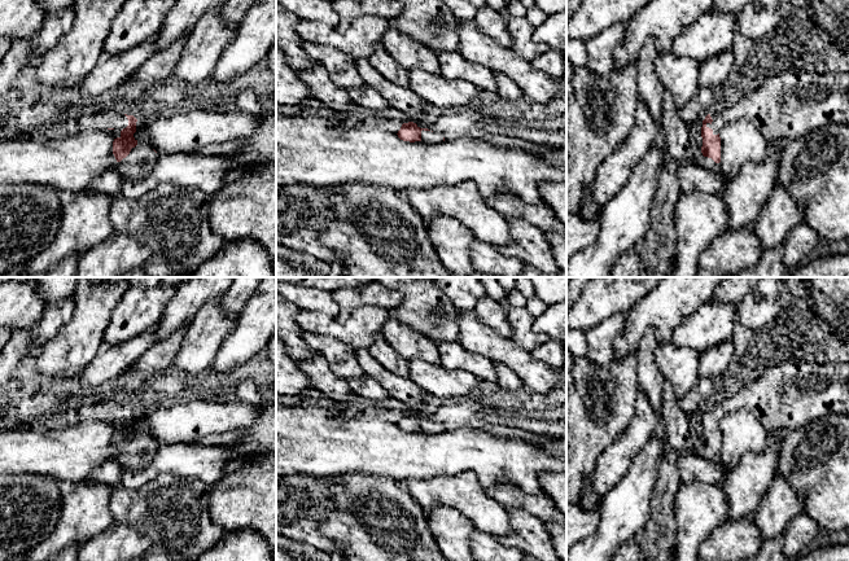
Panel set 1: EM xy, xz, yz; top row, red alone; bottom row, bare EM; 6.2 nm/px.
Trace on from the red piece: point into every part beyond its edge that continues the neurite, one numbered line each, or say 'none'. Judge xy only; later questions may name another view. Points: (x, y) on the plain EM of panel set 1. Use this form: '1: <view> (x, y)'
1: xy (104, 410)
2: xy (141, 448)

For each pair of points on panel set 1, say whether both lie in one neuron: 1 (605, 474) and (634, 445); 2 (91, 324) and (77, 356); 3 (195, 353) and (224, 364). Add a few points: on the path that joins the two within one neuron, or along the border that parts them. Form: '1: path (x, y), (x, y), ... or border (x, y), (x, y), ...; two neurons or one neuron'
1: path (612, 467), (626, 452); one neuron
2: path (84, 332), (77, 349); one neuron
3: border (230, 334), (220, 343), (209, 367); two neurons

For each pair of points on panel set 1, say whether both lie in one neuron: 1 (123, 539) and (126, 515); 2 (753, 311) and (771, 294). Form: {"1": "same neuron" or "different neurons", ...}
{"1": "different neurons", "2": "same neuron"}

